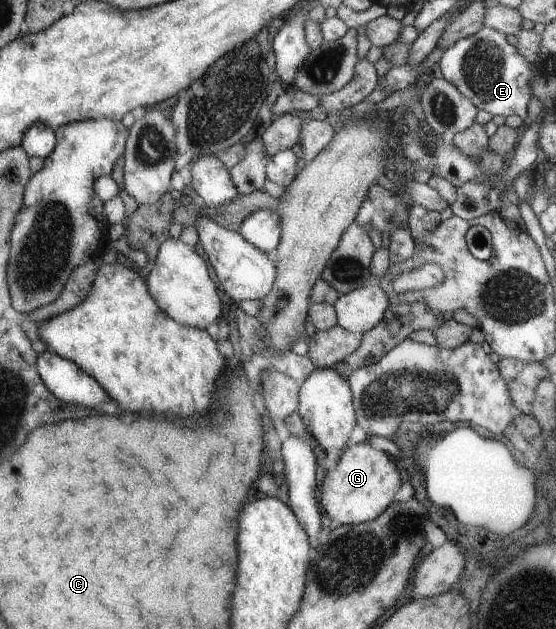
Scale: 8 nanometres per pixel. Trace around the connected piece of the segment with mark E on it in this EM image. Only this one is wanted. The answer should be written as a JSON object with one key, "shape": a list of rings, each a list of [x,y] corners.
{"shape":[[[481,27],[475,34],[459,38],[443,51],[438,61],[439,72],[446,81],[456,85],[477,110],[504,117],[515,115],[523,120],[534,75],[534,69],[529,70],[523,57],[505,42],[505,34],[492,27]]]}

